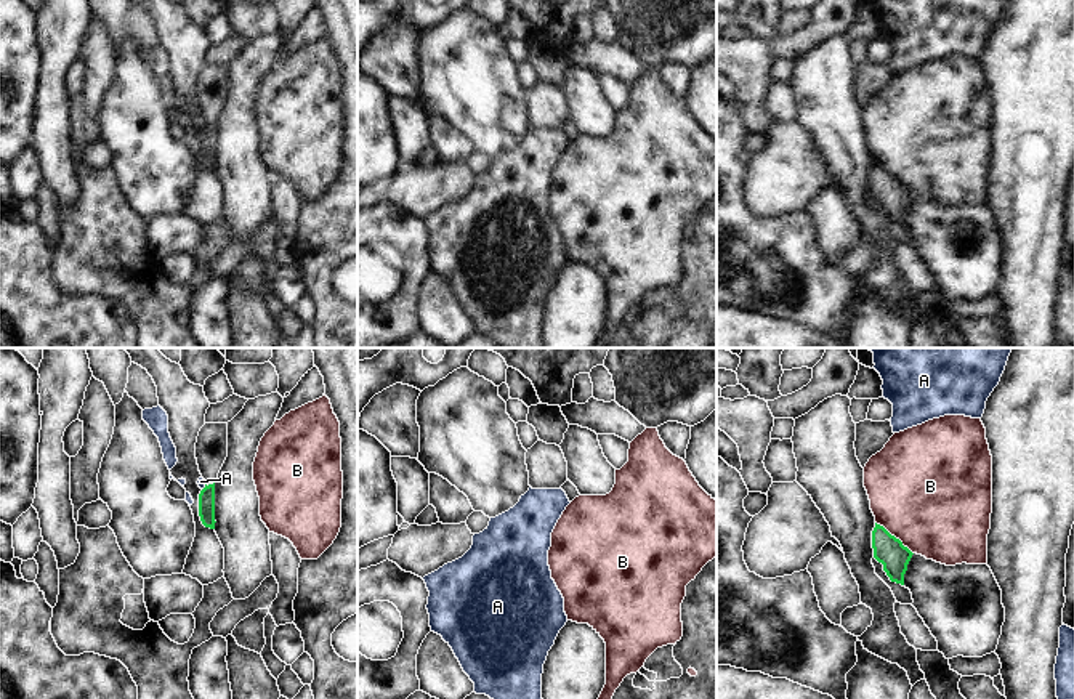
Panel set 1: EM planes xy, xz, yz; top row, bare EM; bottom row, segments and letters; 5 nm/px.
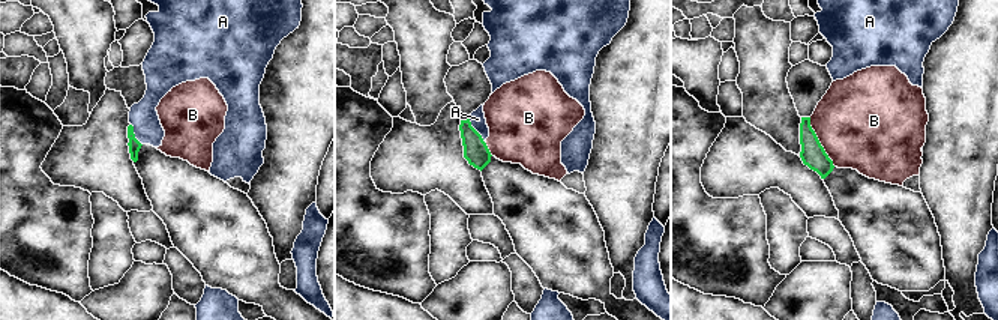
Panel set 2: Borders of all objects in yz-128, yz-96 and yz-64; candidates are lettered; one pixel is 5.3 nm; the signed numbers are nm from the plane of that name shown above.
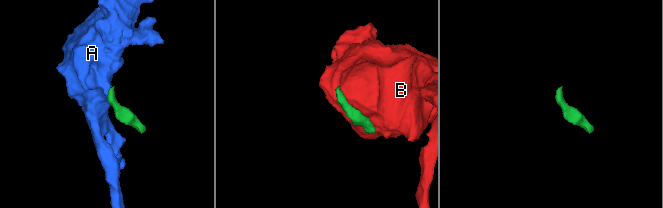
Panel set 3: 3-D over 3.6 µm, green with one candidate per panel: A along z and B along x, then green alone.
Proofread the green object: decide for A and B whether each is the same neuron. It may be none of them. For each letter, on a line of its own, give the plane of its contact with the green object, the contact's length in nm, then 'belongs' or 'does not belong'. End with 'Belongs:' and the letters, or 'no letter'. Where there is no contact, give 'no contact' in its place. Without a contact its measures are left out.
A: xy | 40 nm | does not belong
B: yz | 260 nm | does not belong
Belongs: no letter

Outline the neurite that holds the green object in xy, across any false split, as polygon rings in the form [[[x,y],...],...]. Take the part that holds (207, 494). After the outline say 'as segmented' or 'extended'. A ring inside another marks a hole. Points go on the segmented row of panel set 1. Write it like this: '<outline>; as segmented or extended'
[[[205,423],[197,436],[196,459],[205,487],[199,494],[199,516],[215,529],[215,481],[228,457],[228,423]]]; extended

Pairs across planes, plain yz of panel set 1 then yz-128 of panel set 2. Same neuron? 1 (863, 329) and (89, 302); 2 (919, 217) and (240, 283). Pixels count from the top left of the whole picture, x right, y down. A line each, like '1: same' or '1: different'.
1: same
2: same

